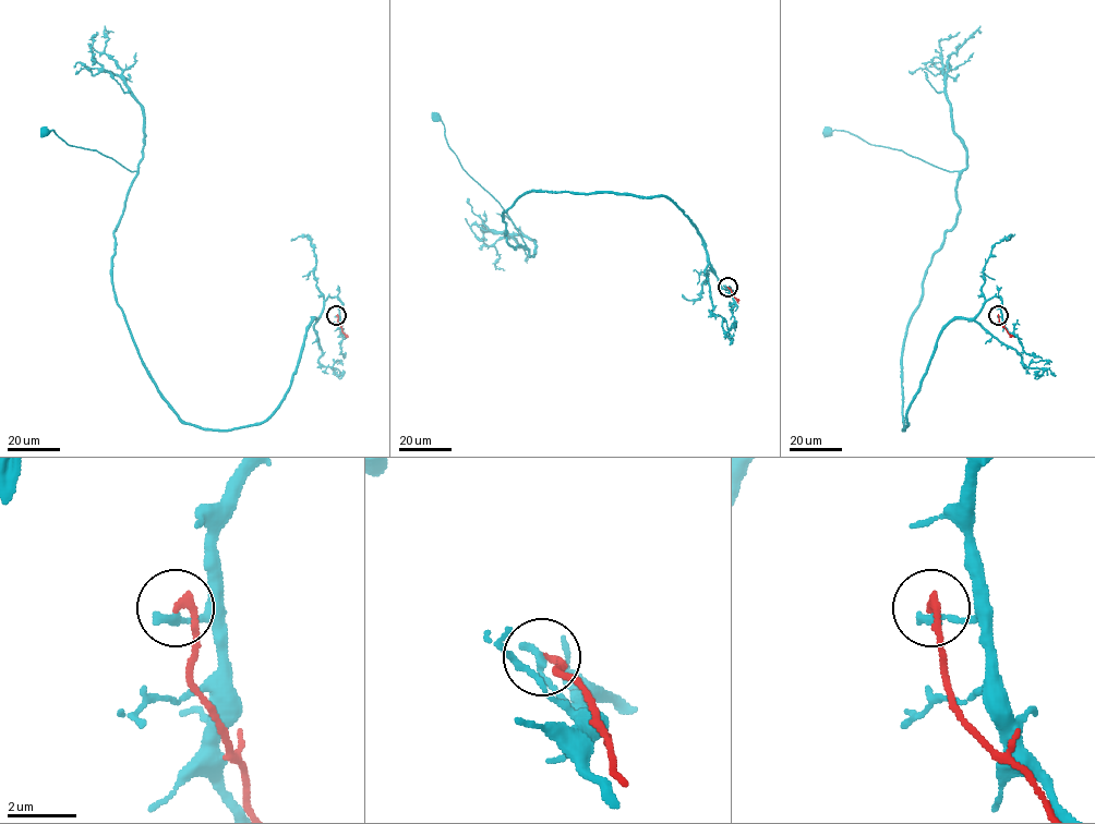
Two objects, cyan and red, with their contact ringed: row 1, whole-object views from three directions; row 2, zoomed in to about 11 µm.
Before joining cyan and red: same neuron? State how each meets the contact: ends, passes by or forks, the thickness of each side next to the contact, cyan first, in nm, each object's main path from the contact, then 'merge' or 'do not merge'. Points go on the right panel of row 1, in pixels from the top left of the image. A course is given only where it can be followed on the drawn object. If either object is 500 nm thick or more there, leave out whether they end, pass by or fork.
cyan ends; red ends; calibres 280 and 240 nm; course cyan (998, 315), (994, 297), (946, 326), (903, 429), (905, 332), (931, 256), (955, 221), (959, 171), (827, 131); course red (998, 315), (999, 323), (1013, 337); do not merge

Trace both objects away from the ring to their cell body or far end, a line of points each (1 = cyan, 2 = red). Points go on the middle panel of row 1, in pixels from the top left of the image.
1: (728, 287), (694, 226), (663, 196), (531, 191), (503, 214), (515, 249), (528, 249), (435, 117)
2: (728, 287), (738, 303)

